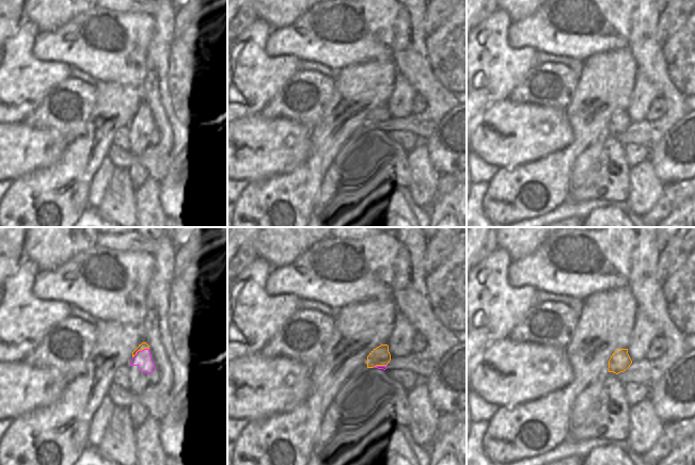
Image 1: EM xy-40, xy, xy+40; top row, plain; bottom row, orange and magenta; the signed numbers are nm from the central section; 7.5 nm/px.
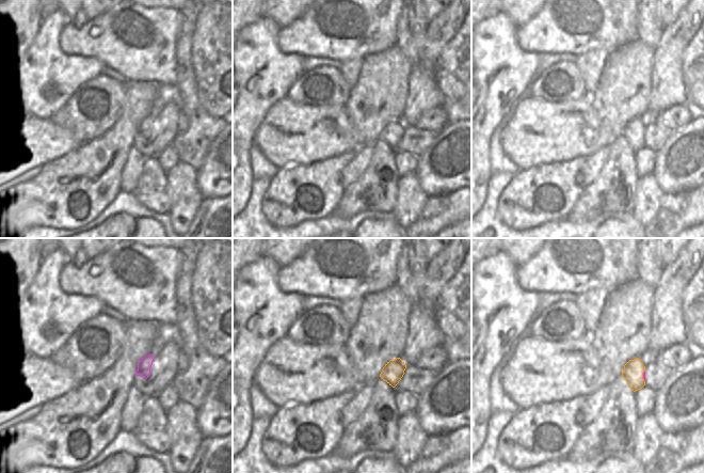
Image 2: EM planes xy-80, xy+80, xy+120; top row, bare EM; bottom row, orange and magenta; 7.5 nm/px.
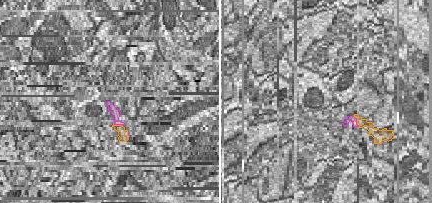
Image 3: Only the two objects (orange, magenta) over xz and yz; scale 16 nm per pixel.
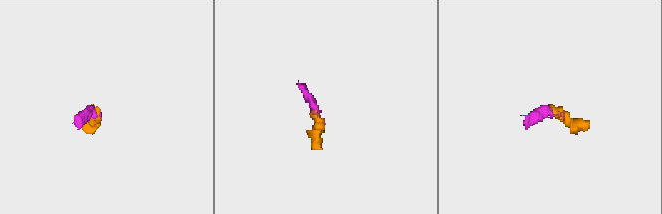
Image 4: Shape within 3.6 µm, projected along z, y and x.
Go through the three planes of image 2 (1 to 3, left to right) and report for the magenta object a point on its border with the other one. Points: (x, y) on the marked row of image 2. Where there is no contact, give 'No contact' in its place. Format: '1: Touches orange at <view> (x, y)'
1: No contact
2: No contact
3: Touches orange at xy+120 (642, 376)

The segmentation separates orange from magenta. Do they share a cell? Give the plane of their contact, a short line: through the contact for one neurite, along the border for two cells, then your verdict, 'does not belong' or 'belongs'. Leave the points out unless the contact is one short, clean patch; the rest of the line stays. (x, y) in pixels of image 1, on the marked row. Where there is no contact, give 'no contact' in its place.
meets orange in xy-40; line xy-40 (143, 346), (140, 350), (143, 358); belongs

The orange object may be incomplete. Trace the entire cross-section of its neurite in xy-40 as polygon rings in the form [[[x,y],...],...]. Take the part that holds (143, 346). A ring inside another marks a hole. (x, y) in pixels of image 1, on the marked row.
[[[146,342],[139,344],[139,347],[132,352],[130,366],[138,366],[139,369],[146,374],[151,374],[156,370],[152,360],[149,346]]]

